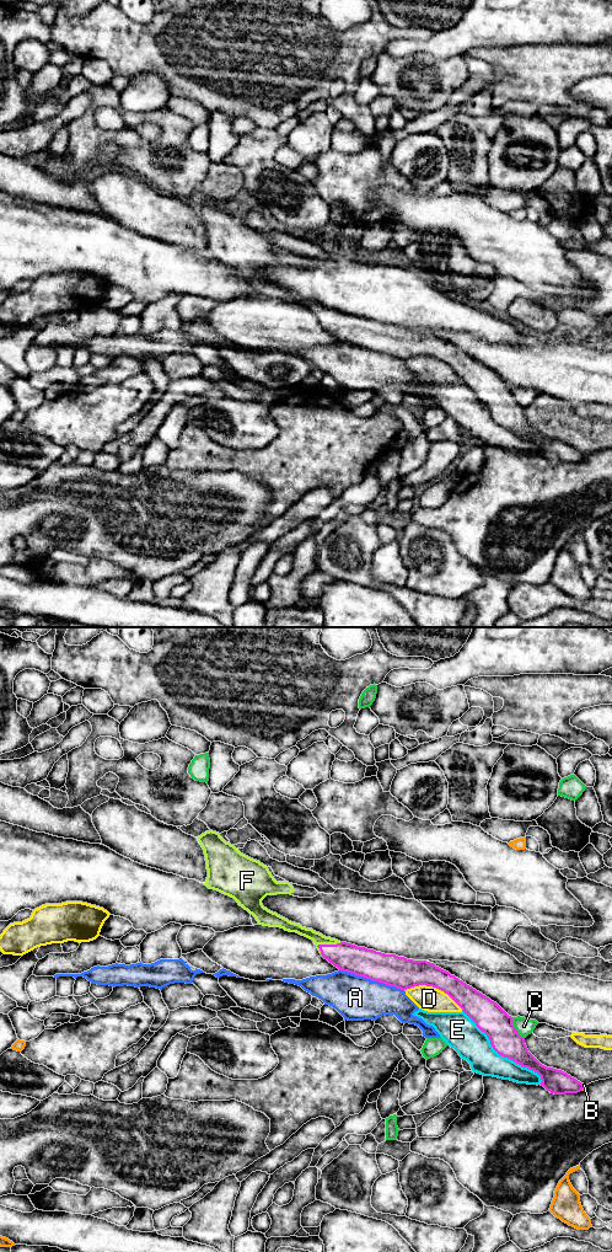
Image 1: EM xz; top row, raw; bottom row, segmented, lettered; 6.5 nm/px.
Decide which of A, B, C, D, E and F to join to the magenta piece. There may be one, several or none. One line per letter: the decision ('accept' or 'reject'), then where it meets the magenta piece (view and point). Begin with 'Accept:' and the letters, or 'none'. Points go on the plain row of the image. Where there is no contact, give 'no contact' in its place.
Accept: F
A: reject; meets magenta in xz at (371, 349)
B: reject; meets magenta in xz at (583, 458)
C: reject; meets magenta in xz at (515, 399)
D: reject; meets magenta in xz at (434, 357)
E: reject; meets magenta in xz at (502, 426)
F: accept; meets magenta in xz at (328, 315)

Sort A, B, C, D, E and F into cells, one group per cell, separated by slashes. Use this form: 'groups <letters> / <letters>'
groups A / B / C / D / E / F

